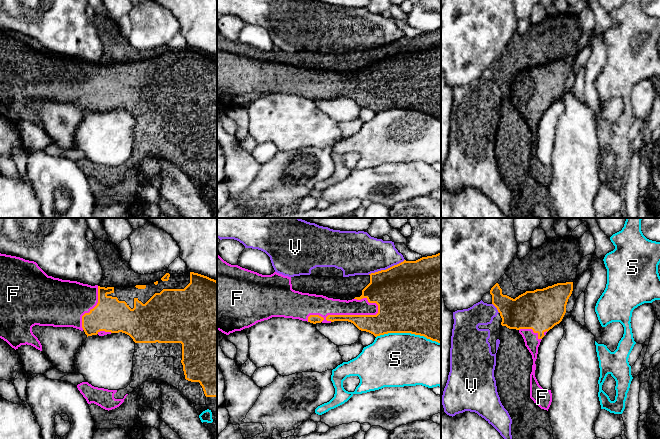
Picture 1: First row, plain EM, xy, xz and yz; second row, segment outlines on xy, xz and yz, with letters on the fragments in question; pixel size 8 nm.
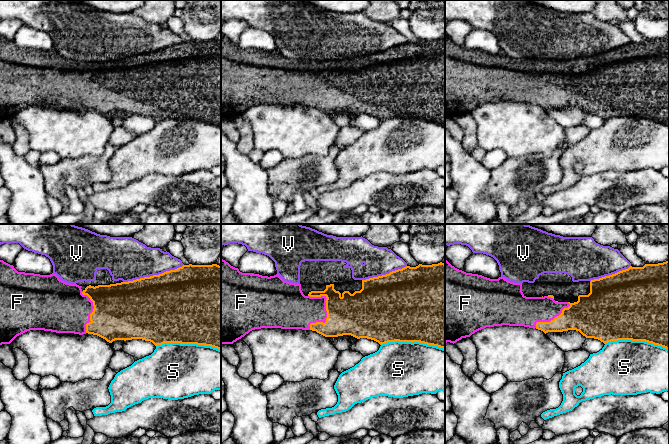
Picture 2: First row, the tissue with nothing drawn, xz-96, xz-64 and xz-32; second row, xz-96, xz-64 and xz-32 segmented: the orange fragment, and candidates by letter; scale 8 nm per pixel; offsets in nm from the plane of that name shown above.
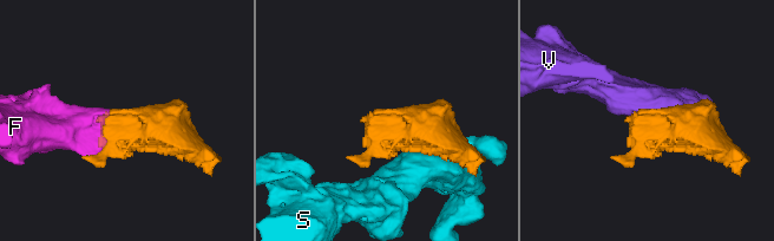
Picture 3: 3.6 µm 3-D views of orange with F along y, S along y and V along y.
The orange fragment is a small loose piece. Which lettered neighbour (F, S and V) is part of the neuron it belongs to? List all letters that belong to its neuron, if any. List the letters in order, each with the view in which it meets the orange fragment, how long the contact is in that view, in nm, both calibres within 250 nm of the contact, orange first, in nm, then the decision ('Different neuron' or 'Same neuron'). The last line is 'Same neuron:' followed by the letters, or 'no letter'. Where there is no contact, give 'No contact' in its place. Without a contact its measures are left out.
F: Touches orange in xz. Shared border 600 nm. Thickness 150 nm (orange) against 160 nm. Same neuron
S: Touches orange in xz. Shared border 500 nm. Thickness 500 nm (orange) against 440 nm. Different neuron
V: Touches orange in xz. Shared border 320 nm. Thickness 500 nm (orange) against 340 nm. Different neuron
Same neuron: F

